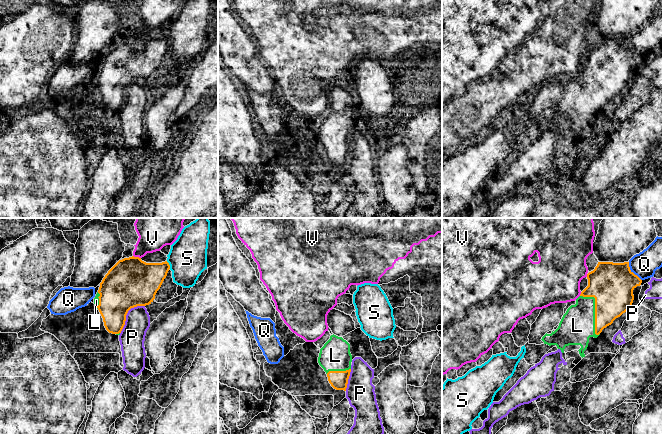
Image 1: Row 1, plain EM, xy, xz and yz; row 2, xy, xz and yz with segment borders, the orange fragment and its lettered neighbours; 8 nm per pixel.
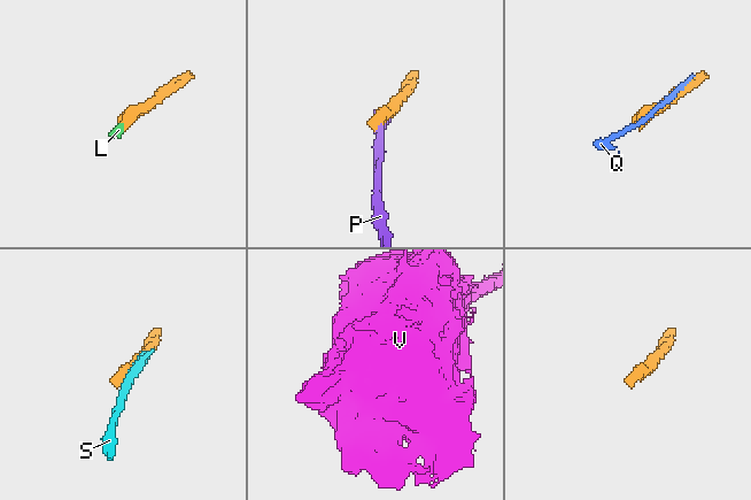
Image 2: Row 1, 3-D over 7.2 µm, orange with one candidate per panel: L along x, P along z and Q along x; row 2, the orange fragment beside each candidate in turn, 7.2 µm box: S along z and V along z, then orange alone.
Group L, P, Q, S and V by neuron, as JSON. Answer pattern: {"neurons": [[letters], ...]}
{"neurons": [["L"], ["P"], ["Q"], ["S"], ["V"]]}

